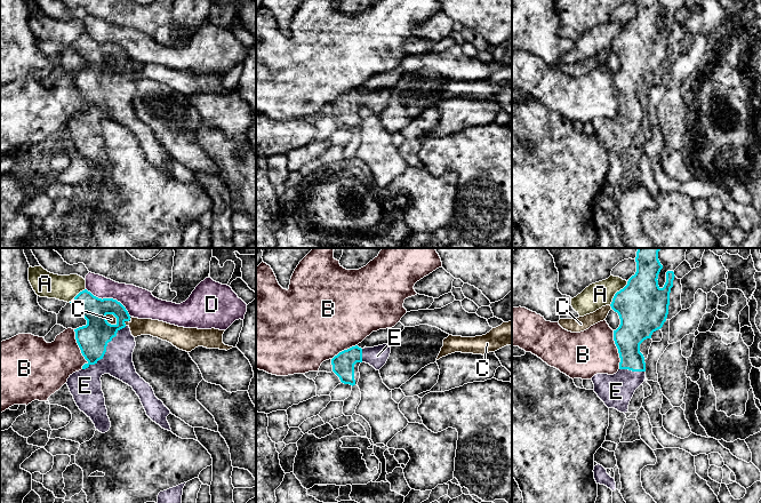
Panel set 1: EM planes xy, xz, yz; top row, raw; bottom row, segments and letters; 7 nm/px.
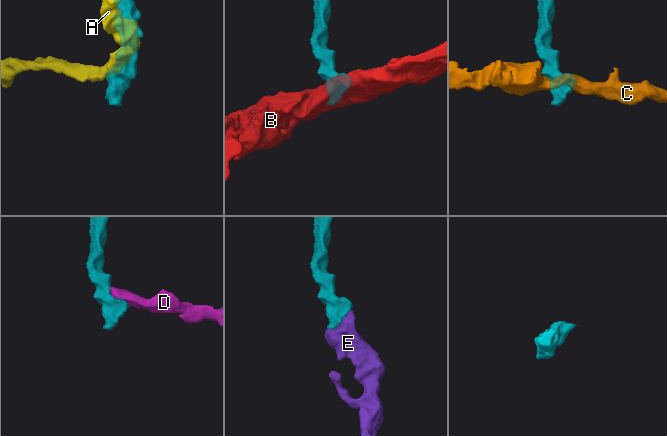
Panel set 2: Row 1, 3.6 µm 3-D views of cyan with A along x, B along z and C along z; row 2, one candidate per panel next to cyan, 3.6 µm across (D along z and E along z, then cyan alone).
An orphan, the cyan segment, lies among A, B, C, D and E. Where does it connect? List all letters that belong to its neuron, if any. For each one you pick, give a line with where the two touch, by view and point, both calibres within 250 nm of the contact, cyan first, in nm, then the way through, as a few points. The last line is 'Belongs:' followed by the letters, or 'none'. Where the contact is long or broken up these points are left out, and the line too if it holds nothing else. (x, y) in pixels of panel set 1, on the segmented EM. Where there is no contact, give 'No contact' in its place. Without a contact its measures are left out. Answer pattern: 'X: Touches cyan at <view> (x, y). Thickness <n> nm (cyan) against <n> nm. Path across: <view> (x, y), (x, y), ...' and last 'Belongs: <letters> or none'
E: Touches cyan at xy (105, 350). Thickness 220 nm (cyan) against 200 nm
Belongs: E

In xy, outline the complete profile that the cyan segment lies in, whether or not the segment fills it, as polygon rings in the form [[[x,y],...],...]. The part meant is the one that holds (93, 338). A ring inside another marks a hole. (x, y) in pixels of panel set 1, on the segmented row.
[[[87,289],[80,292],[71,302],[87,320],[87,325],[74,329],[75,340],[82,356],[88,361],[82,369],[67,378],[67,386],[81,412],[105,433],[111,428],[101,377],[104,374],[122,381],[139,397],[146,415],[162,429],[171,431],[167,421],[170,410],[159,400],[152,386],[137,373],[133,362],[136,346],[129,326],[126,308],[113,298],[98,298]],[[107,314],[117,318],[117,324],[106,320]]]

